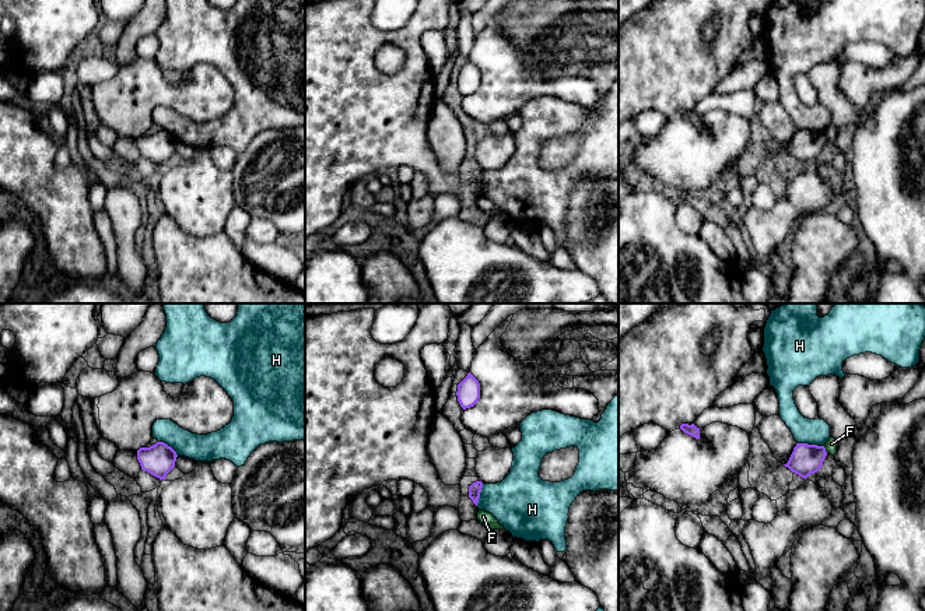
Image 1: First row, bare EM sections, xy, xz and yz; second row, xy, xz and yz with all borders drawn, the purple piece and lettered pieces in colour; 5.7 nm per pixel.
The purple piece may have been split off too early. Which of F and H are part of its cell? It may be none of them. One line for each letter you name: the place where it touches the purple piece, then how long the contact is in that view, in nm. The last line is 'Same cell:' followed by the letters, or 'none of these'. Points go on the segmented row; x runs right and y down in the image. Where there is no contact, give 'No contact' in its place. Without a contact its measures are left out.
Same cell: none of these

